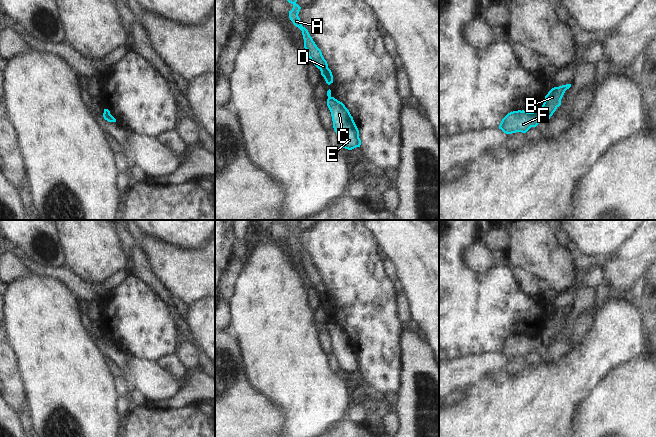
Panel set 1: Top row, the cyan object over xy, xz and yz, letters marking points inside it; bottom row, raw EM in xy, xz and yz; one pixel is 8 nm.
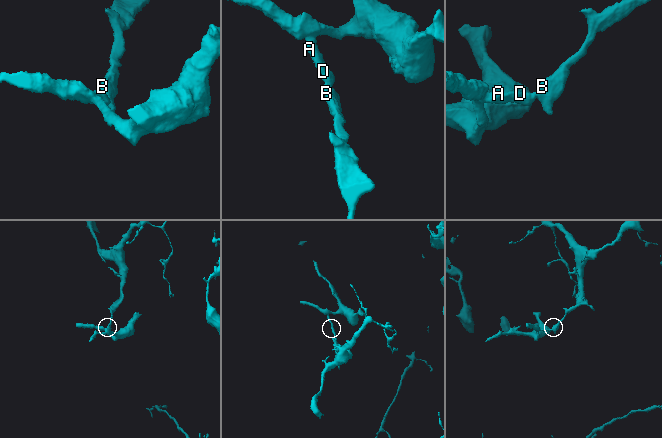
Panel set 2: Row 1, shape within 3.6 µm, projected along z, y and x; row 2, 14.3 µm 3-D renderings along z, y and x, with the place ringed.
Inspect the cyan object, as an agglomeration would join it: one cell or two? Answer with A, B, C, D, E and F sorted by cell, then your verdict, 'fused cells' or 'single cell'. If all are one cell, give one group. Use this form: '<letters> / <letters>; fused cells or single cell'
A D F / B C E; fused cells

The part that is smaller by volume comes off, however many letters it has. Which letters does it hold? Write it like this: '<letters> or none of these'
A, D, F

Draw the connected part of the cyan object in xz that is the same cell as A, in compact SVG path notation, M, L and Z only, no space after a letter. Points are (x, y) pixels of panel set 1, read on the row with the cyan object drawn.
M287 0L293 5L291 11L289 11L289 18L293 24L302 31L304 39L304 48L307 50L308 57L314 63L314 65L321 71L321 75L324 77L326 83L330 85L333 83L333 75L328 68L327 61L324 59L321 50L317 47L308 30L302 26L300 18L298 16L301 7L296 3L297 0Z

